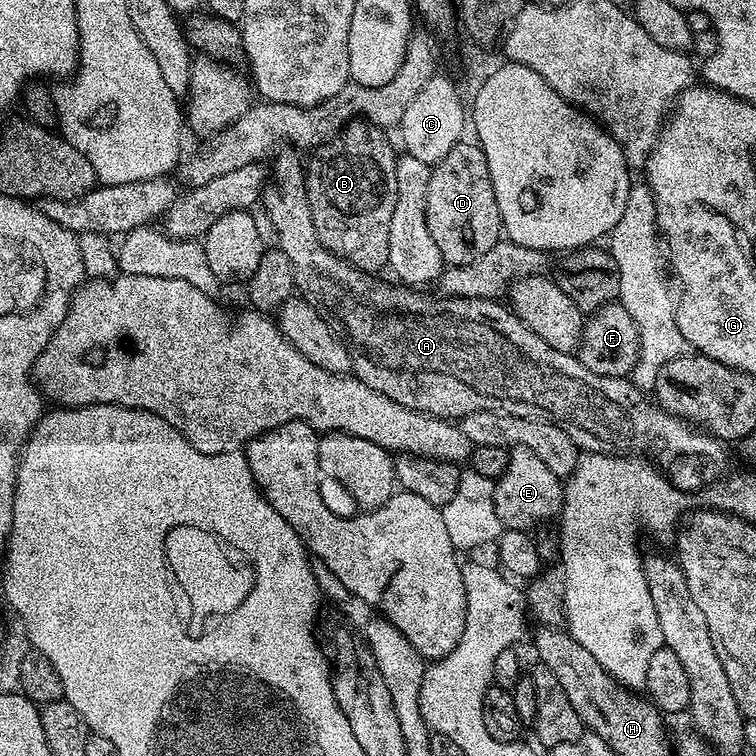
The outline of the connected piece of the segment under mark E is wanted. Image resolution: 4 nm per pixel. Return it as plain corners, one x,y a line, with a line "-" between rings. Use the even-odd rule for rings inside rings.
521,446
508,453
506,470
496,481
494,490
494,510
498,510
498,518
505,529
519,528
532,530
535,524
543,520
559,517
564,507
564,489
561,477
556,476
538,458
535,449

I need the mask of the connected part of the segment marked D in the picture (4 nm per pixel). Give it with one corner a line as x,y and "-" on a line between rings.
461,142
432,168
432,177
428,180
428,225
430,234
435,238
444,261
450,266
473,264
490,250
502,238
499,198
495,194
495,182
491,178
491,166
479,143

